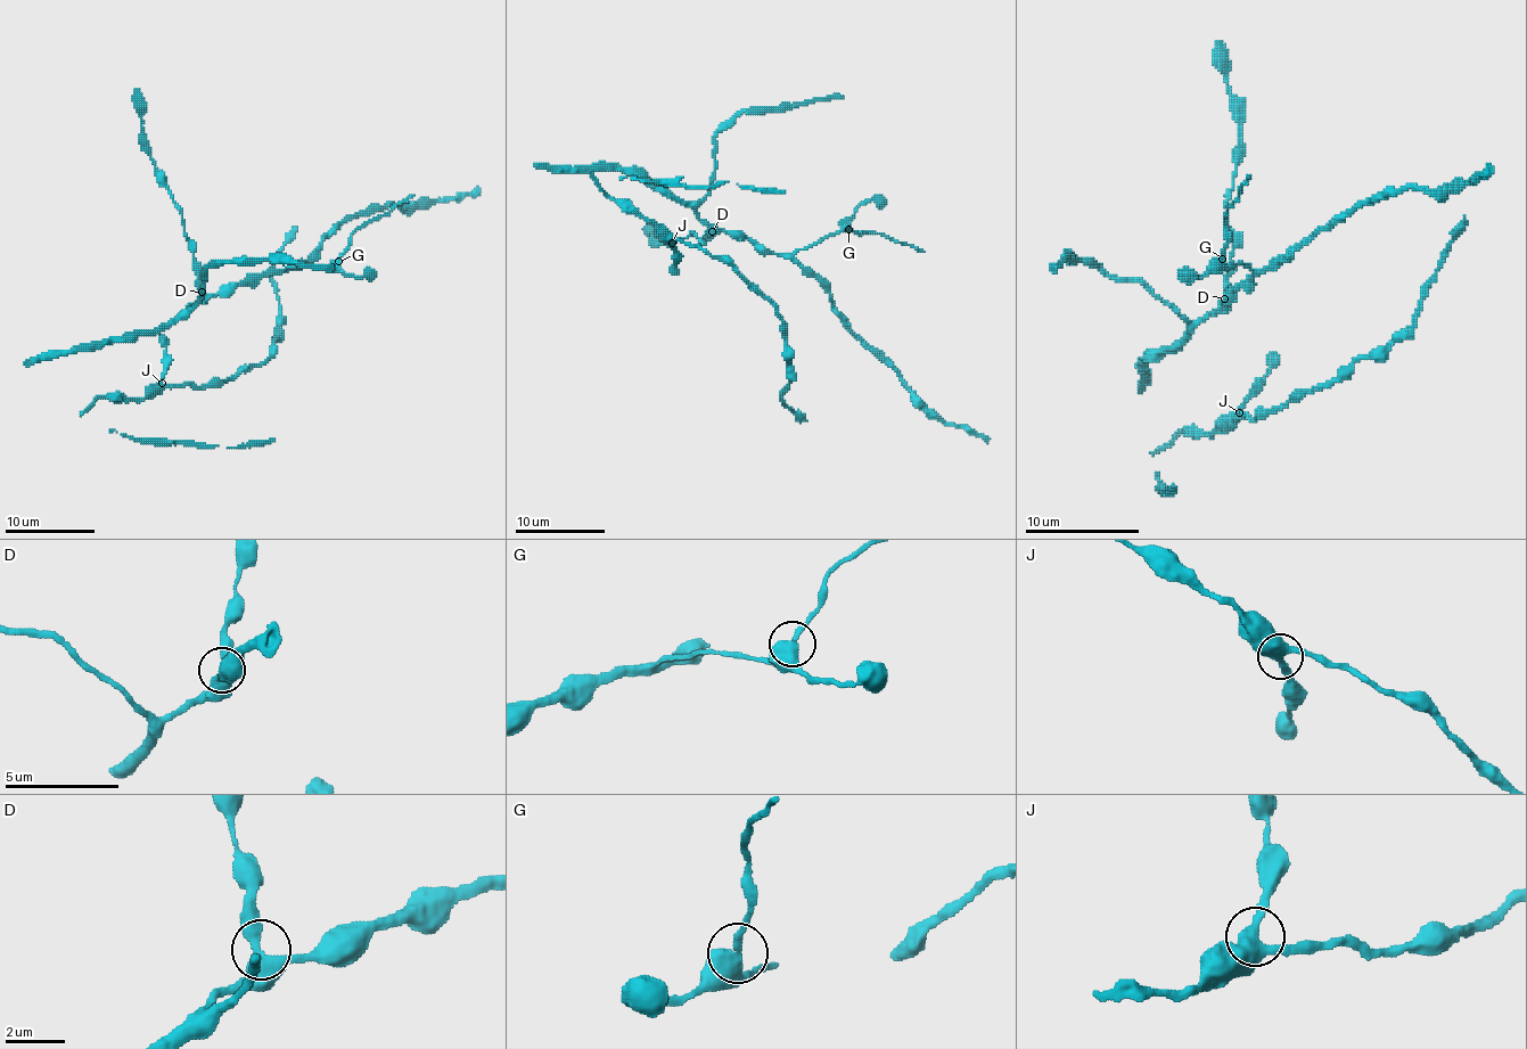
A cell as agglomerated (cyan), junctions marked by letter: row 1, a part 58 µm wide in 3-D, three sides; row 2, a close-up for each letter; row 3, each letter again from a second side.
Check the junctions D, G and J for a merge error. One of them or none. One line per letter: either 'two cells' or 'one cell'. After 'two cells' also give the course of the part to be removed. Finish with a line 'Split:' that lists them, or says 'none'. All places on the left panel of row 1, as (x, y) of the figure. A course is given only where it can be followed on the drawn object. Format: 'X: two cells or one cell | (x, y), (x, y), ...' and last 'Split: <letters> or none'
D: one cell
G: two cells | (337, 261), (358, 229), (387, 215), (415, 195)
J: one cell
Split: G

